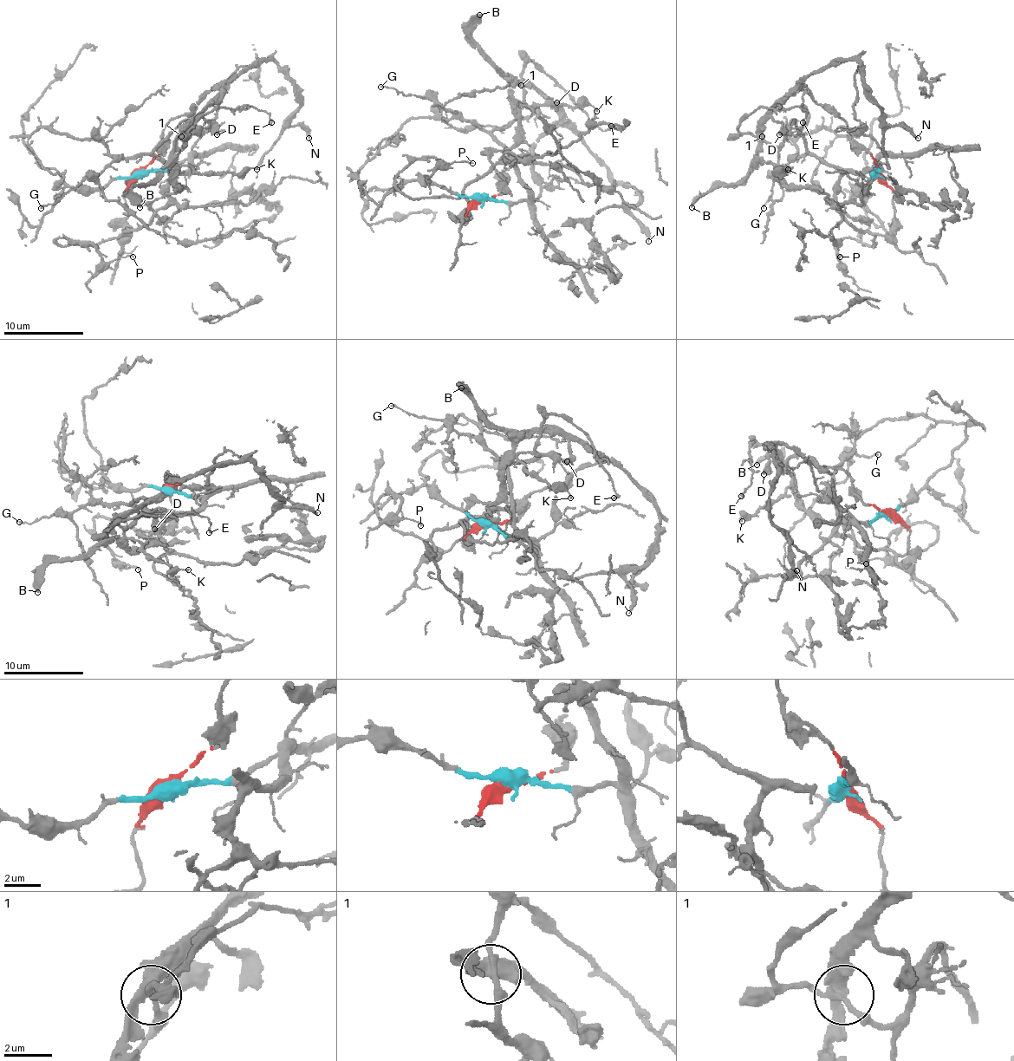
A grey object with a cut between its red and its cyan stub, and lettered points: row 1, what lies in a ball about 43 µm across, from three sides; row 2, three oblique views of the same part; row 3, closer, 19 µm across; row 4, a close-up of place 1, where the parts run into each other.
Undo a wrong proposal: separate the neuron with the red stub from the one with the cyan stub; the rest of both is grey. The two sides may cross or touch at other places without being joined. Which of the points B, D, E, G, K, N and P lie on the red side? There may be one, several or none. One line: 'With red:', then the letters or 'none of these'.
With red: B, D, N

